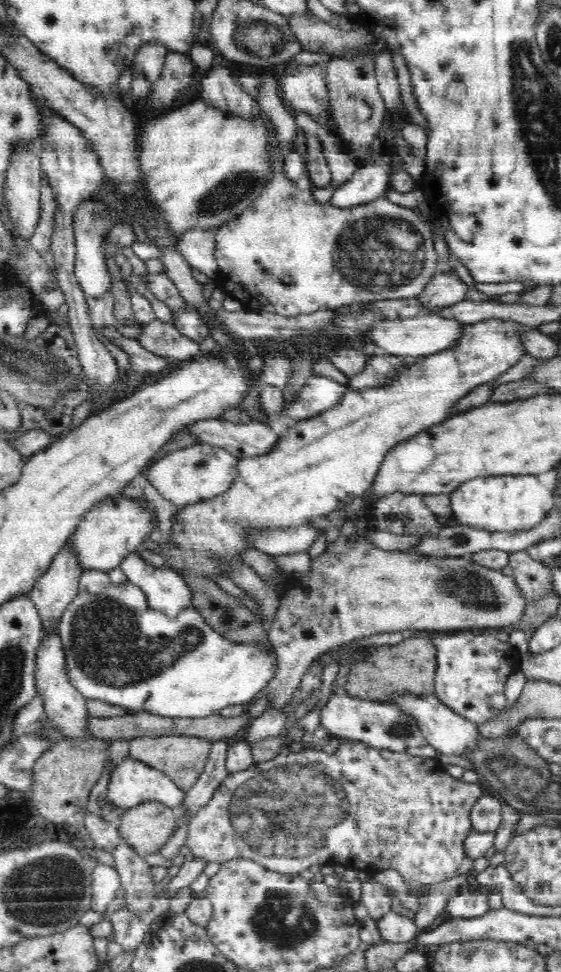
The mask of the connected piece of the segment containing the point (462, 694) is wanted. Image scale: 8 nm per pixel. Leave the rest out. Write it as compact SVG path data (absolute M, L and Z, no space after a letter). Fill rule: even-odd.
M457 632L453 635L433 636L437 647L435 694L456 714L478 726L492 720L506 708L505 681L514 672L506 655L512 652L510 643L503 643L492 633Z

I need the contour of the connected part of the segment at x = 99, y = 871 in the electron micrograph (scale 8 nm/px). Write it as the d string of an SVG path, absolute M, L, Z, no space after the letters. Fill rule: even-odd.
M96 863L92 874L93 899L91 909L96 912L105 912L108 903L114 900L121 880L115 867L104 863Z

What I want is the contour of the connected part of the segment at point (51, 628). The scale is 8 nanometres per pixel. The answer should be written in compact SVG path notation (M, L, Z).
M71 540L58 552L58 556L50 563L49 571L34 584L29 597L36 605L42 619L43 634L55 633L57 624L67 606L79 594L79 579L83 576L74 553L70 551Z

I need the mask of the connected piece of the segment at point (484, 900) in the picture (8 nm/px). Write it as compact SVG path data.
M457 892L447 900L446 911L454 919L473 919L485 915L489 910L488 892Z

